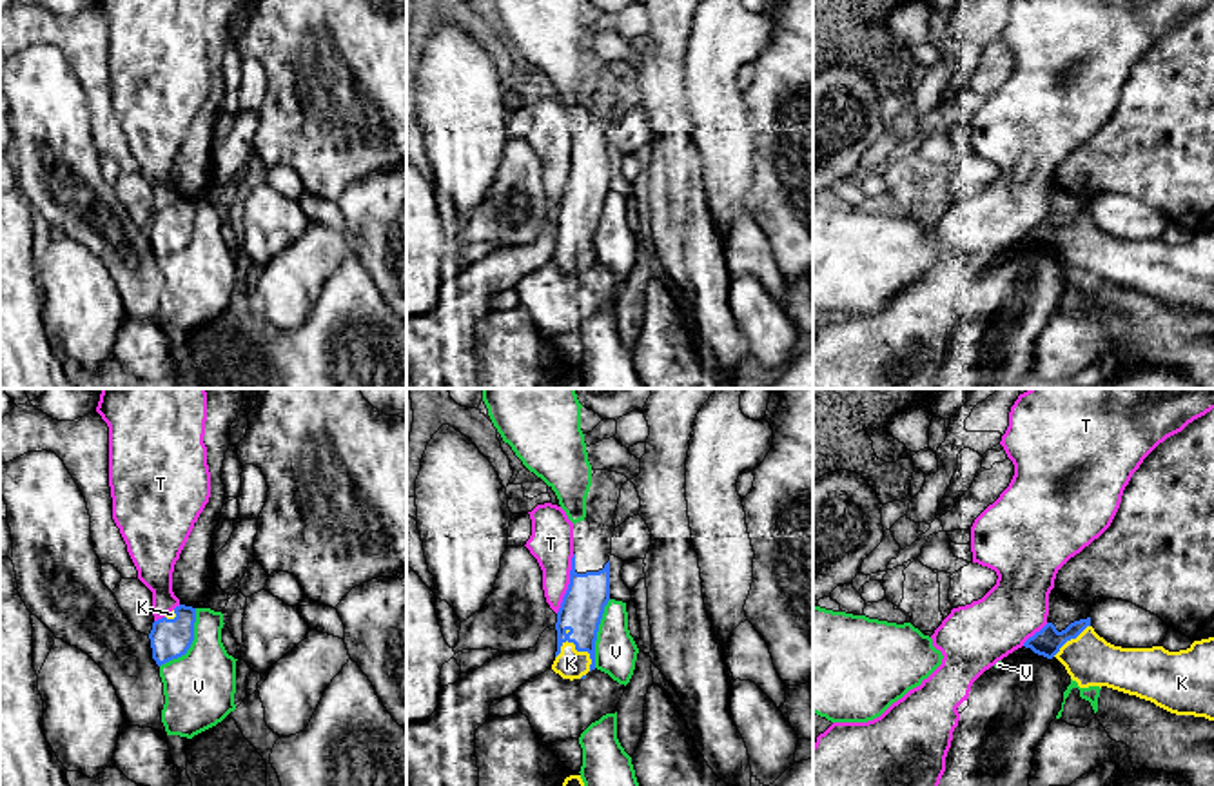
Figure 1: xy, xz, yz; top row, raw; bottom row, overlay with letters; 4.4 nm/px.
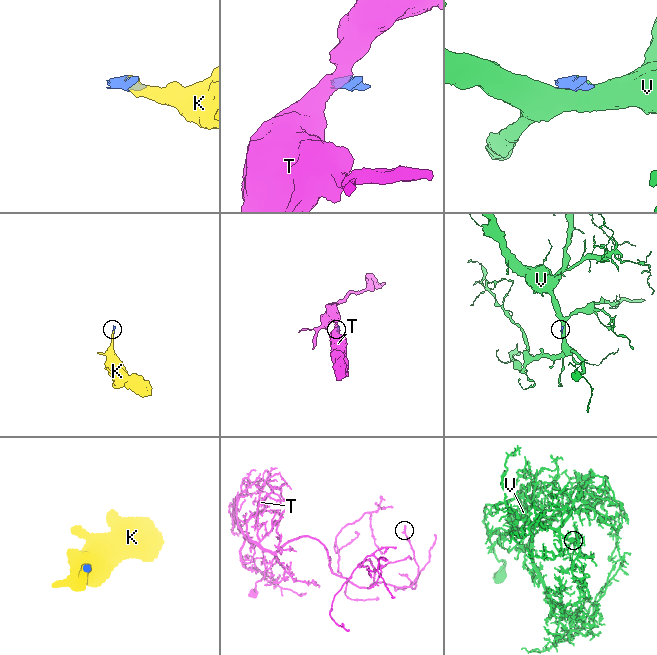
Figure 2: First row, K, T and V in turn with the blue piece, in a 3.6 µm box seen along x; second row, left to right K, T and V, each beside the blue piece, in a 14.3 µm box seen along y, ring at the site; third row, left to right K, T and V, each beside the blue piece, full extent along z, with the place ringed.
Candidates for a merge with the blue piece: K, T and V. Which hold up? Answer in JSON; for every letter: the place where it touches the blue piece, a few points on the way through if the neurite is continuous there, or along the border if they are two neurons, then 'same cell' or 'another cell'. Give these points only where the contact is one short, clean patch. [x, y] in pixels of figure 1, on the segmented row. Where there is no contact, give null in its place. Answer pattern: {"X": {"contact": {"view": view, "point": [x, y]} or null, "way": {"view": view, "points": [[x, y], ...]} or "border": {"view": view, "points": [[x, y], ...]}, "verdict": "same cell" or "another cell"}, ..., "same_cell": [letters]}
{"K": {"contact": {"view": "xz", "point": [583, 650]}, "way": {"view": "xz", "points": [[581, 610], [583, 650], [570, 663]]}, "verdict": "same cell"}, "T": {"contact": {"view": "xz", "point": [570, 583]}, "border": {"view": "xz", "points": [[574, 554], [568, 589], [556, 612]]}, "verdict": "another cell"}, "V": {"contact": {"view": "xy", "point": [191, 643]}, "verdict": "another cell"}, "same_cell": ["K"]}

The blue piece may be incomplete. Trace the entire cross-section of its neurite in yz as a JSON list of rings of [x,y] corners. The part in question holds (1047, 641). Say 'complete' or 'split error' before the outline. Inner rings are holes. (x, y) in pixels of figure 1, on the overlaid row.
split error; [[[1087,617],[1062,632],[1047,623],[1023,646],[1056,657],[1080,688],[1107,686],[1176,715],[1214,721],[1214,637],[1180,652],[1121,648],[1100,637]]]

